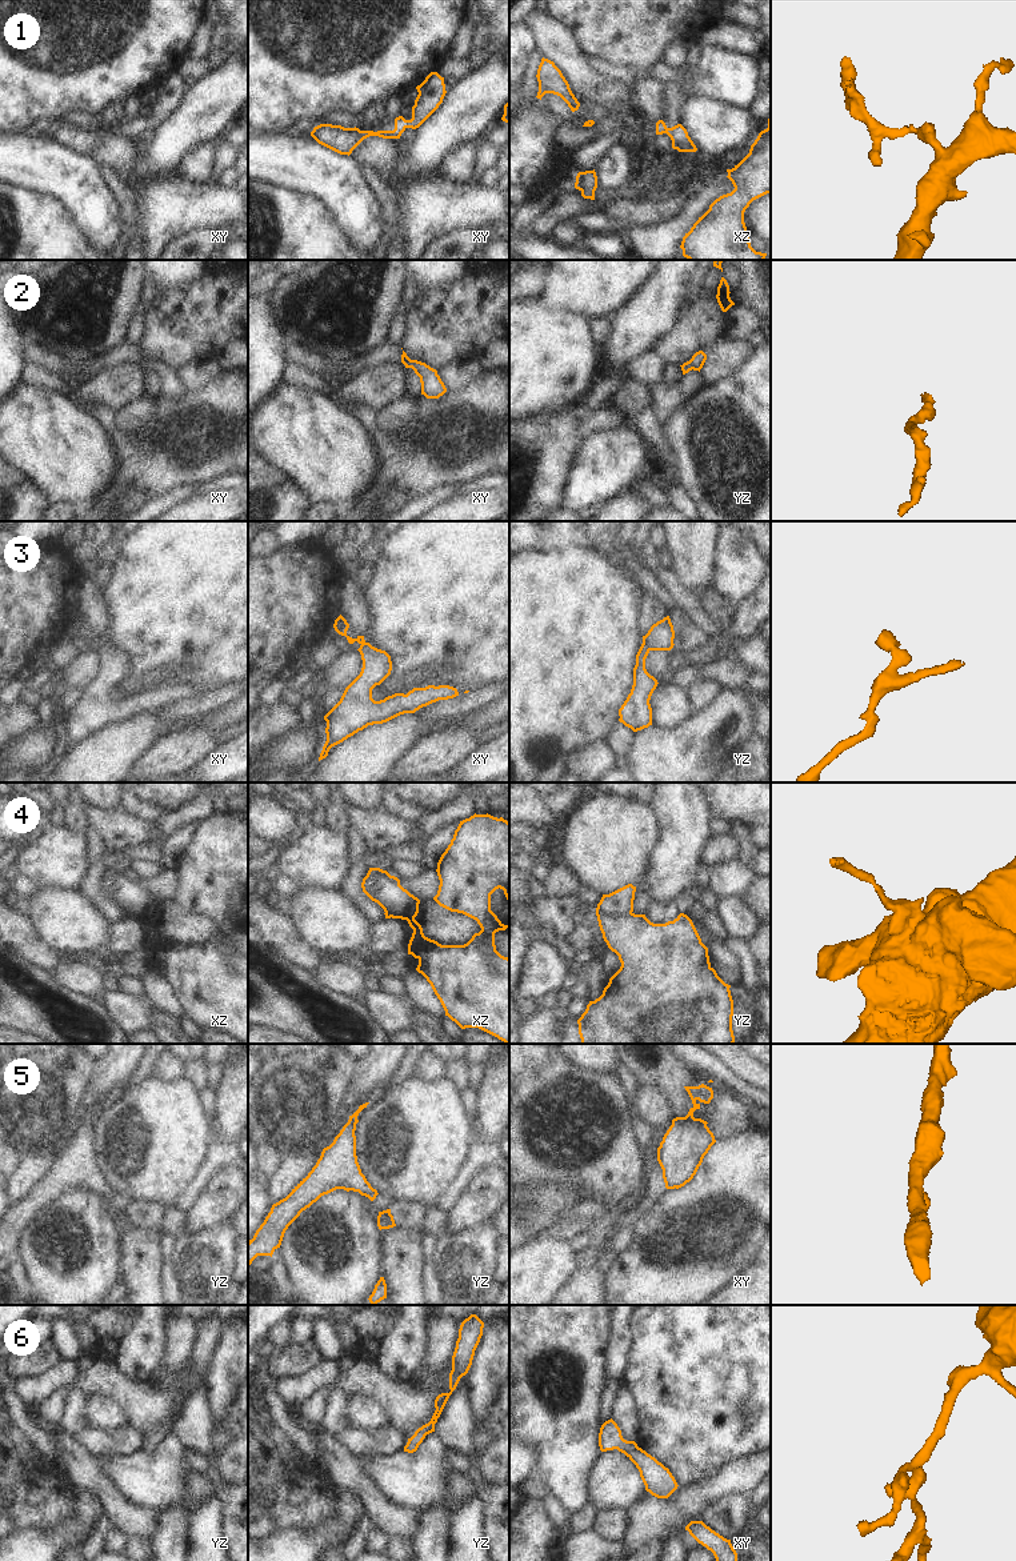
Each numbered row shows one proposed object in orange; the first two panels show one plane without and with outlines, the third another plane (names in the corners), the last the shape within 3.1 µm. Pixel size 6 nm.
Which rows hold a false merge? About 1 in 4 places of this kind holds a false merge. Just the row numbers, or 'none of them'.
4.

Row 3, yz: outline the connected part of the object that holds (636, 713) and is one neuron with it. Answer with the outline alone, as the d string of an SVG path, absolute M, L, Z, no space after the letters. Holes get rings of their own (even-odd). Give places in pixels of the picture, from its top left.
M669 616L651 627L643 636L643 644L636 655L633 668L633 685L627 700L619 709L619 721L633 732L652 725L651 696L657 687L657 680L645 669L645 659L651 651L671 651L673 648L675 631Z

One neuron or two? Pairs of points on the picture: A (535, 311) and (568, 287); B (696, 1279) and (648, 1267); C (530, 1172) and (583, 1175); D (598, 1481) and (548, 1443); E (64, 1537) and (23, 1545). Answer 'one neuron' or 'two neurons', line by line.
A: two neurons
B: one neuron
C: one neuron
D: two neurons
E: one neuron

